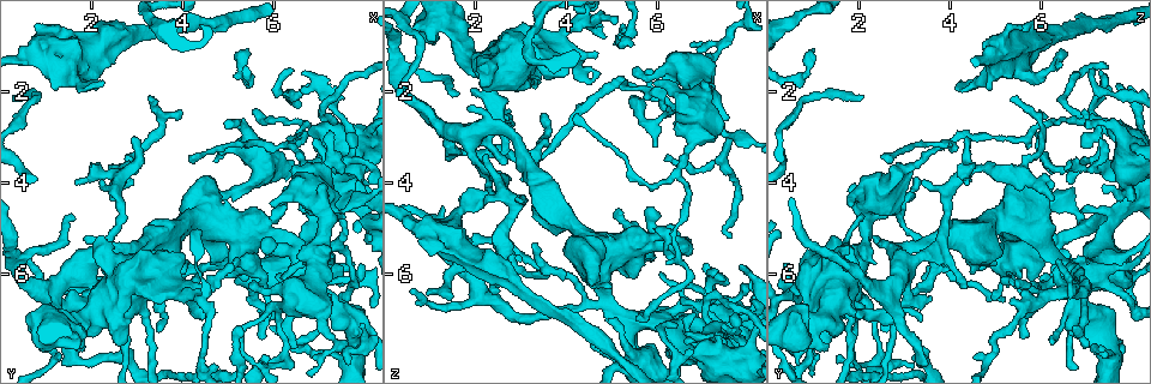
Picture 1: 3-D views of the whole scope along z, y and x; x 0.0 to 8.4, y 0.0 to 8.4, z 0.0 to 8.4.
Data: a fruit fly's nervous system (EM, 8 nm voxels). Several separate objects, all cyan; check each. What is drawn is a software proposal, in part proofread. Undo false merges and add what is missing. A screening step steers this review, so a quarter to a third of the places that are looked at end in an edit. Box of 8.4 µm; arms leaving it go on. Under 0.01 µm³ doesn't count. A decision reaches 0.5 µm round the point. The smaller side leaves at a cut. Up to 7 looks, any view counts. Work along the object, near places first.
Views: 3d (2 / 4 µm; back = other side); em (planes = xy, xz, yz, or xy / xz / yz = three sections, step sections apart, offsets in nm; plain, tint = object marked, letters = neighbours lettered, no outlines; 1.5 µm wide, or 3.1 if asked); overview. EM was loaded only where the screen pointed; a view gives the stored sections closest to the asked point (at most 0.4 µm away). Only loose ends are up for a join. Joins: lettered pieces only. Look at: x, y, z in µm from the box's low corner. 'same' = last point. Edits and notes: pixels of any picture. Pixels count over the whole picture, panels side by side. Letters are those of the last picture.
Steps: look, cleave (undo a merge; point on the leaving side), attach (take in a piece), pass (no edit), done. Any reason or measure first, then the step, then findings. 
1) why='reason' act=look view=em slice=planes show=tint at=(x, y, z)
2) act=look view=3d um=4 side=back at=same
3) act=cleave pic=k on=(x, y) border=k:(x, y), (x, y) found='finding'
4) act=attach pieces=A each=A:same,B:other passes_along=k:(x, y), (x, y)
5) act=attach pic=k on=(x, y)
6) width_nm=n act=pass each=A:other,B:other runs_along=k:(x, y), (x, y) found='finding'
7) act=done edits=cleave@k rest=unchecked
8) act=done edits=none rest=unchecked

why='sudden change in width' act=look view=em slice=planes show=plain at=(6.00, 6.75, 2.05)

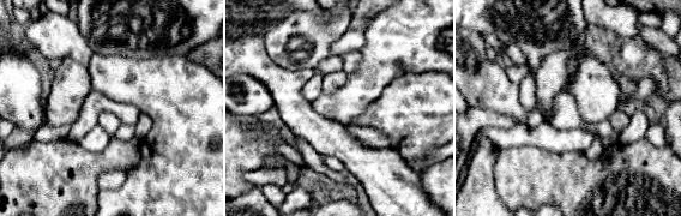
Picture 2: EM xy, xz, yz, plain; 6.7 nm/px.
act=look view=em slice=planes show=letters at=same

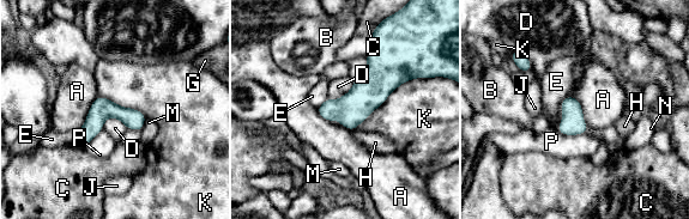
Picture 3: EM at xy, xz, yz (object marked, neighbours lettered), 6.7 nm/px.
width_nm=150 act=pass each=A:other,B:other,C:other,D:other,E:other,G:other,H:other,J:other,K:other,M:other,N:other,P:other runs_along=3:(141, 117), (106, 113), (77, 143) found='continuous, no second neuron'

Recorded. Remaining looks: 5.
why='branch stops here' act=look view=3d um=4 at=(1.55, 4.65, 2.05)

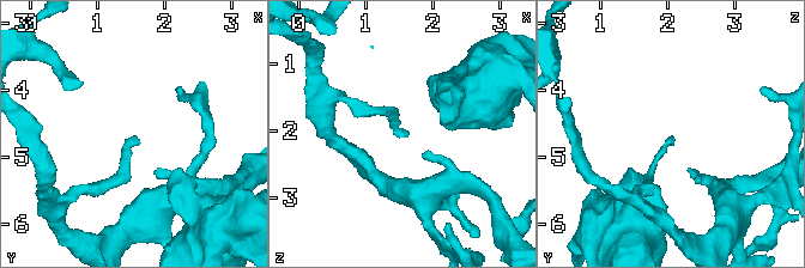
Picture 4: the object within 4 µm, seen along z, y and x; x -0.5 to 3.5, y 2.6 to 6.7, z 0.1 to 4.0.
act=look view=em slice=planes show=tint at=(1.55, 4.70, 2.10)

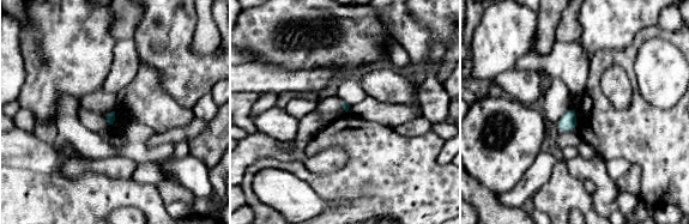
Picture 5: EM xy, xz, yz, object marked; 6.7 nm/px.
act=look view=em slice=planes show=letters at=same

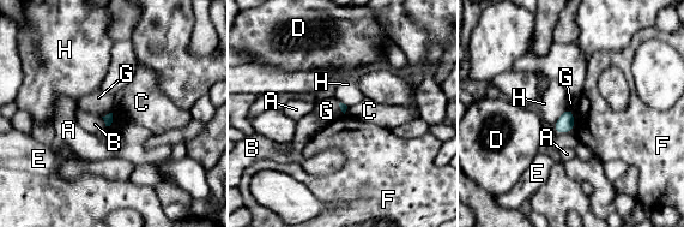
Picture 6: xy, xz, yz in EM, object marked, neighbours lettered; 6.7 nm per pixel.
act=pass each=A:other,B:other,C:other,D:other,E:other,F:other,G:other,H:other border=6:(573, 111), (574, 130) found='no lettered piece goes on from it'

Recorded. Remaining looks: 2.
act=done edits=none rest=unchecked

